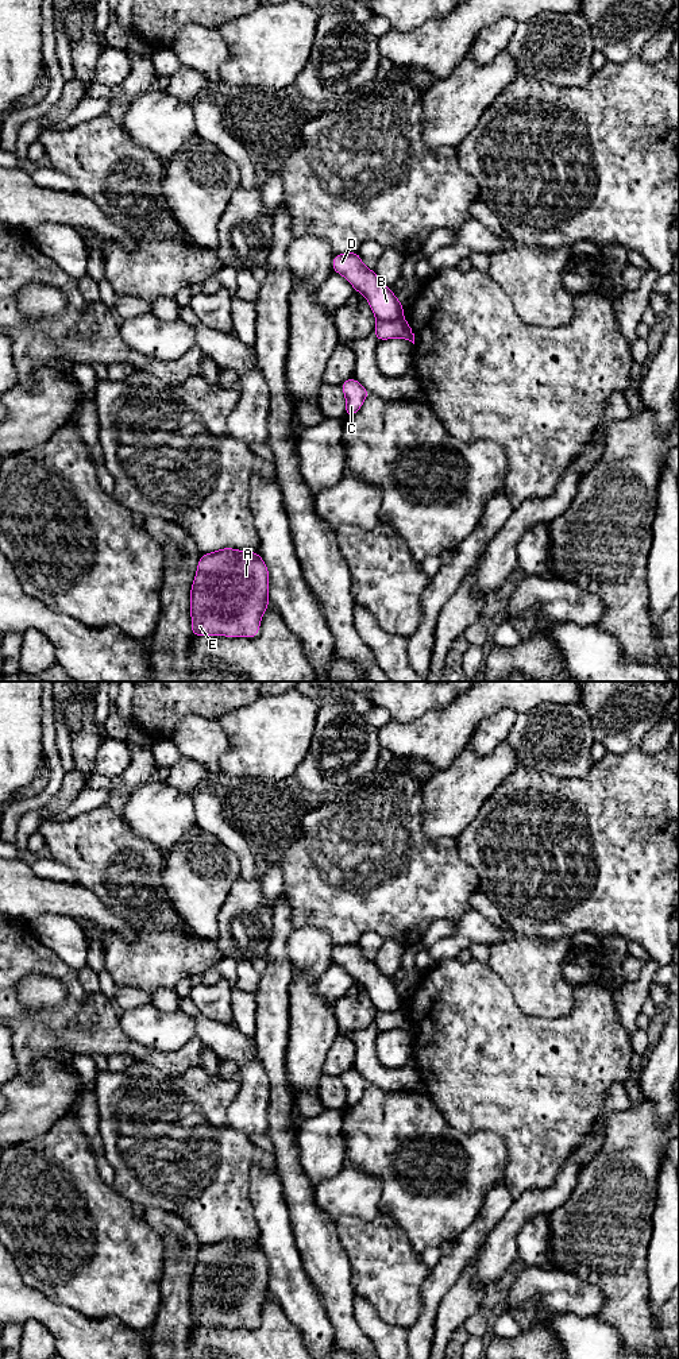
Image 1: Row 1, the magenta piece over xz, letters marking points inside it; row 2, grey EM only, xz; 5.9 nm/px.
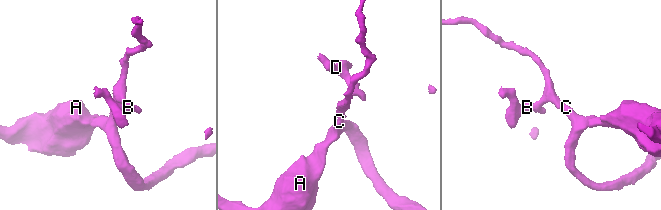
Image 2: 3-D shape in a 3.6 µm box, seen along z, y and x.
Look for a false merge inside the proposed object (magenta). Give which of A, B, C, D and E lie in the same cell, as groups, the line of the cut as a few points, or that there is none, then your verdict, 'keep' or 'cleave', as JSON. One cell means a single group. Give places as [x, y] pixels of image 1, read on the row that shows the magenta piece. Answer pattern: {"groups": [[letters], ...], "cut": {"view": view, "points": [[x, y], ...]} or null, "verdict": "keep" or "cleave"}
{"groups": [["A", "C", "E"], ["B", "D"]], "cut": {"view": "xz", "points": [[401, 317], [377, 320]]}, "verdict": "cleave"}

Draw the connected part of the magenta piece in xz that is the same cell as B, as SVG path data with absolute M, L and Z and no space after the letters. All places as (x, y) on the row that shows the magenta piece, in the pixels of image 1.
M358 251L336 254L332 259L332 270L343 275L370 304L377 320L393 321L404 316L404 304L394 292L383 285L374 270L367 269Z

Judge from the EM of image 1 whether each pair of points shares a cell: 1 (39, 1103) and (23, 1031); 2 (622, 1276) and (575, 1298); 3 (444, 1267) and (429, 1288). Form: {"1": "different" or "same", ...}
{"1": "different", "2": "different", "3": "same"}

